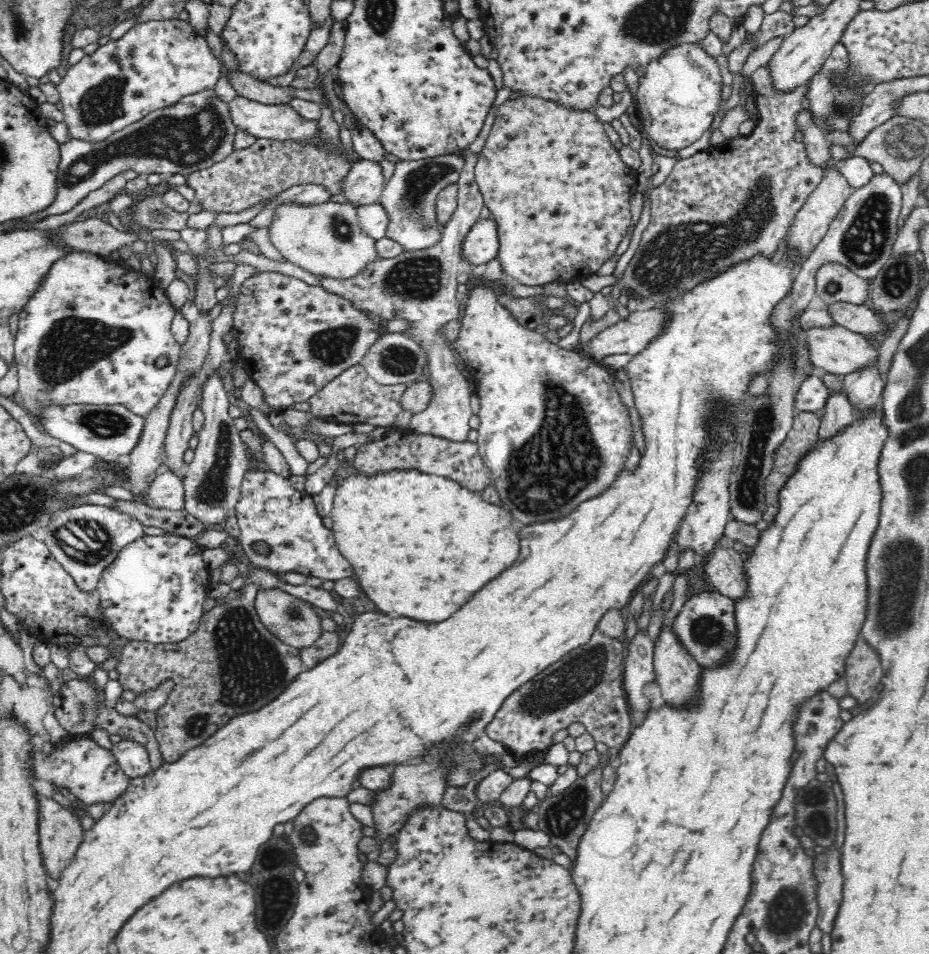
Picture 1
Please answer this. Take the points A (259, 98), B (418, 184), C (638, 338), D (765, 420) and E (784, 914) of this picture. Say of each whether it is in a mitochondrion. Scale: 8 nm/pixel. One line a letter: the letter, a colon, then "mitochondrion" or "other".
A: other
B: mitochondrion
C: other
D: mitochondrion
E: mitochondrion

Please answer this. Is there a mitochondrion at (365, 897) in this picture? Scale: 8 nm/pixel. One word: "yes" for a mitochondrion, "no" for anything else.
no

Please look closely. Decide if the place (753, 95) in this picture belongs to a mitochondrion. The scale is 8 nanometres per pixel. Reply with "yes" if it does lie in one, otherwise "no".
no

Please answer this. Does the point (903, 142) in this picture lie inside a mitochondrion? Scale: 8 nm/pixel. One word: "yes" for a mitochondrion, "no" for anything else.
yes

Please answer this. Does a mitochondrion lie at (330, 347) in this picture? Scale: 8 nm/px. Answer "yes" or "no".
yes

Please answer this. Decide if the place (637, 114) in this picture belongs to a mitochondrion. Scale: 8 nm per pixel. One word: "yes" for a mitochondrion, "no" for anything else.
no

